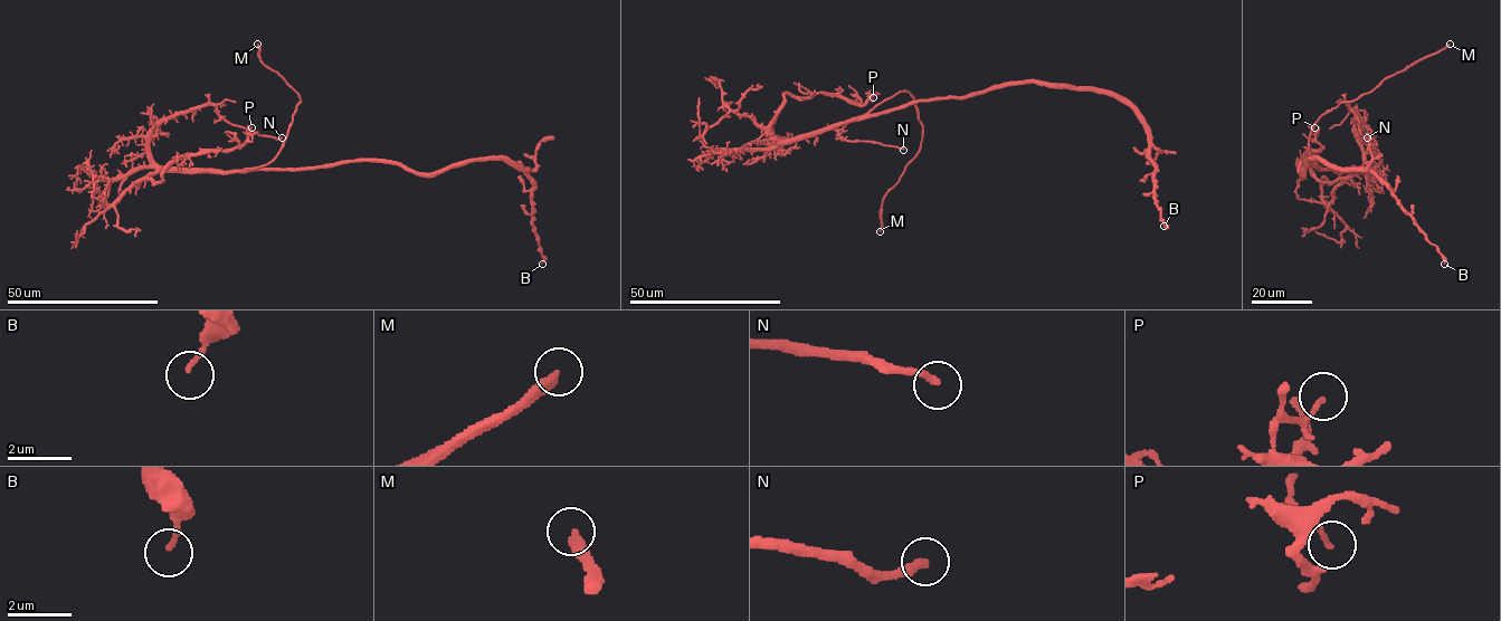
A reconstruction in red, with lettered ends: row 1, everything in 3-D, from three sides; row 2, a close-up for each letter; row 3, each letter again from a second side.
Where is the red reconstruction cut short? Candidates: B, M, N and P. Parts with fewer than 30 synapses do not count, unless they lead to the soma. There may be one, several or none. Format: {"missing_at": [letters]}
{"missing_at": ["M"]}

